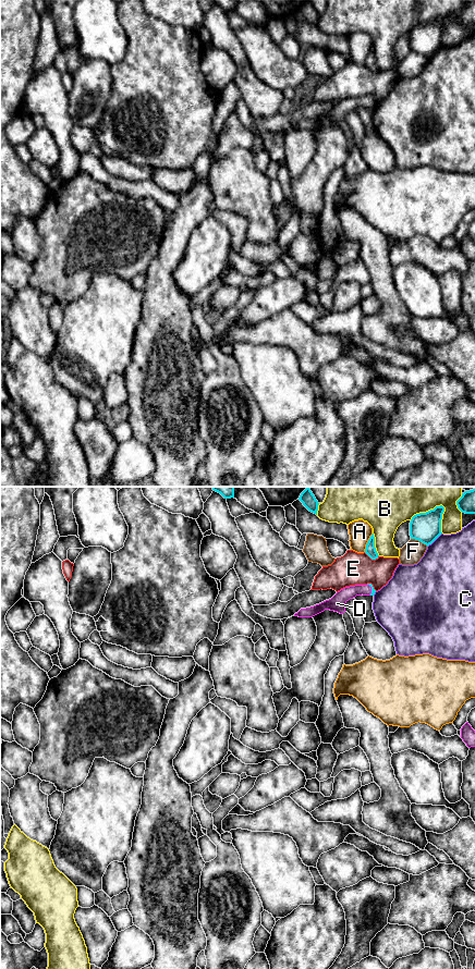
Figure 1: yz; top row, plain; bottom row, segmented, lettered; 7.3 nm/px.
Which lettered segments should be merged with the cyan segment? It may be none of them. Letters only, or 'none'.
D

